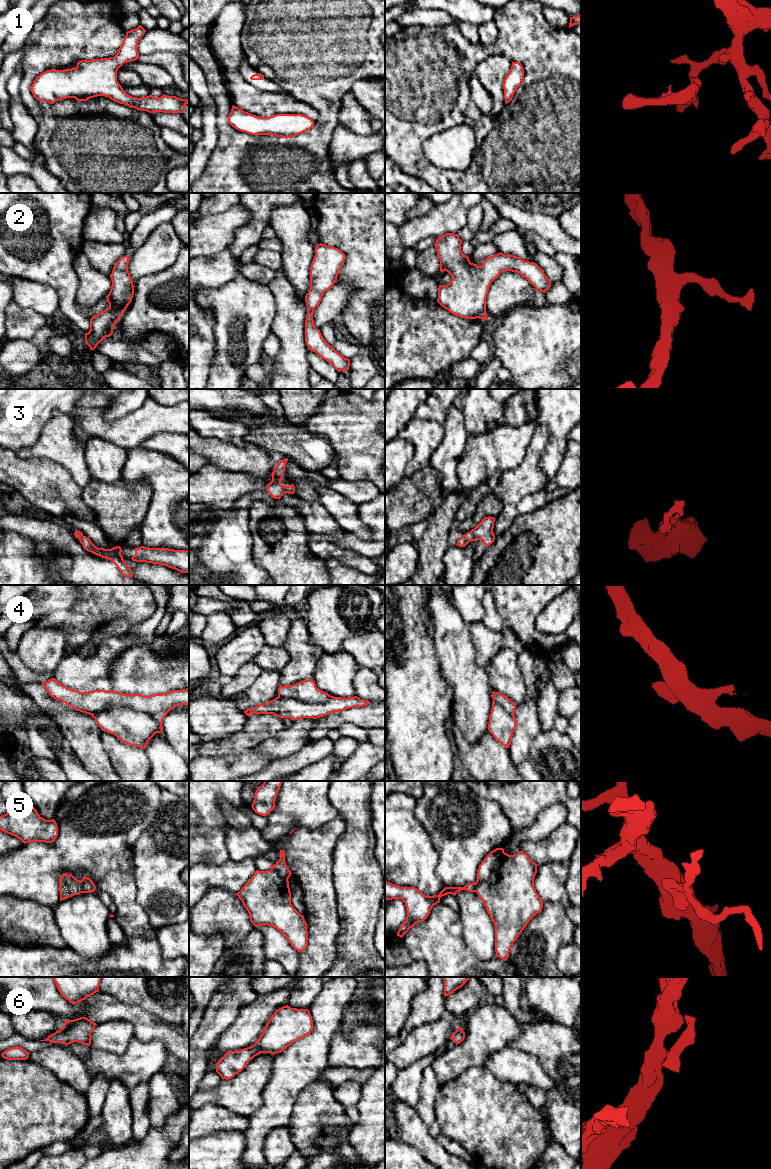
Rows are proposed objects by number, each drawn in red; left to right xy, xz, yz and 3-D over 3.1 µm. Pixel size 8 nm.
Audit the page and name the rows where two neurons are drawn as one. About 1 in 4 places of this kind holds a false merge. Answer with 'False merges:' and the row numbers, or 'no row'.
False merges: 4, 5

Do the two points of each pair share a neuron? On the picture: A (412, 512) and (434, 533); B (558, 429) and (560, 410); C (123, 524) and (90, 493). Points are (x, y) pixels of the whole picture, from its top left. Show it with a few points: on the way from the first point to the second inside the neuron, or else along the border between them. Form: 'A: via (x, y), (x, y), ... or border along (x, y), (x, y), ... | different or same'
A: border along (435, 507), (427, 517) | different
B: via (558, 424), (558, 415) | same
C: via (115, 516), (98, 499) | same

